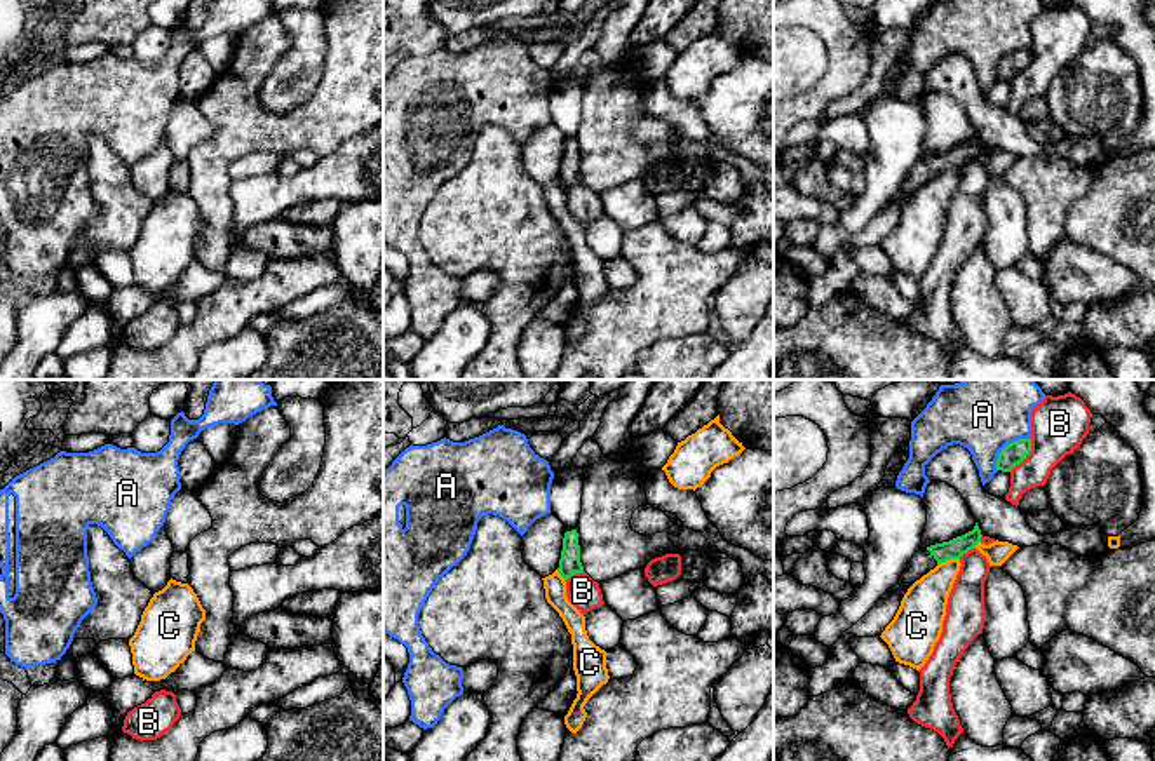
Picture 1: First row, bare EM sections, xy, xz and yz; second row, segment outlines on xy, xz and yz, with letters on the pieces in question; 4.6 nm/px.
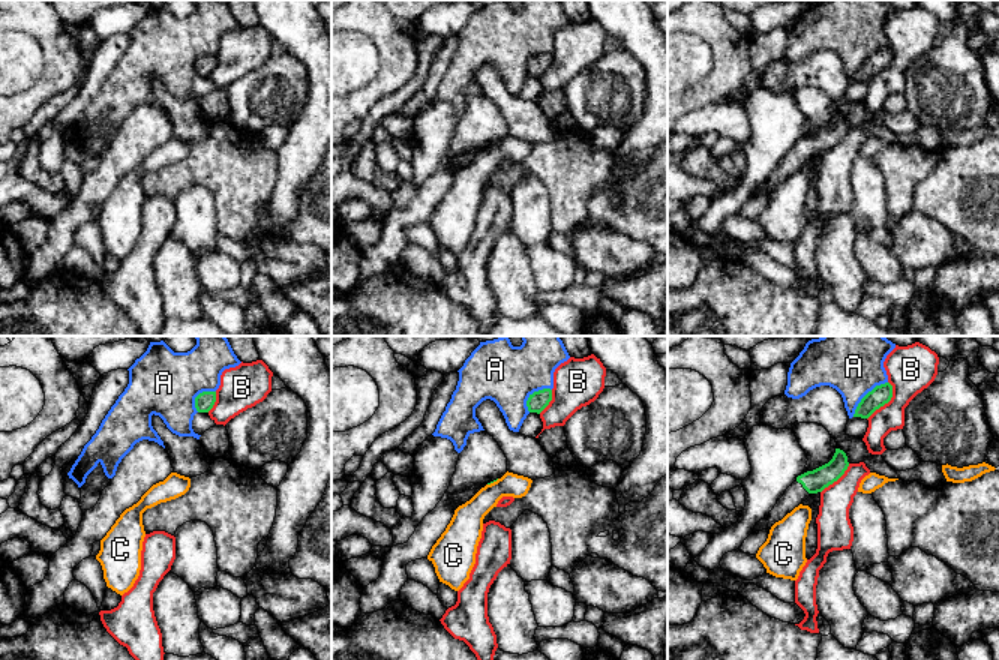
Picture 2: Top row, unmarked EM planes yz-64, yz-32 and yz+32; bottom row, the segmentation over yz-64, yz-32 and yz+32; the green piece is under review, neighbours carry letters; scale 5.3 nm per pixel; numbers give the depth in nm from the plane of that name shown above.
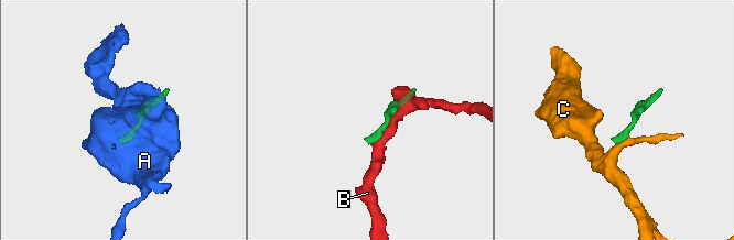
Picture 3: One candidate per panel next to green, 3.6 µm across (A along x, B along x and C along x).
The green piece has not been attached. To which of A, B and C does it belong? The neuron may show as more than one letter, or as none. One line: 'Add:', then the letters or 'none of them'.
Add: none of them

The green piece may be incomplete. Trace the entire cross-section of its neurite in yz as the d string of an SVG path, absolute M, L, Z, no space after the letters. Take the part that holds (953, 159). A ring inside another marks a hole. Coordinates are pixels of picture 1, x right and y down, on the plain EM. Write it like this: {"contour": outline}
{"contour": "M976 132L974 139L962 146L930 155L927 158L920 158L909 171L908 178L902 181L897 193L901 197L911 197L916 190L920 190L937 174L946 172L949 169L960 169L969 160L976 158L981 148L983 145Z"}

